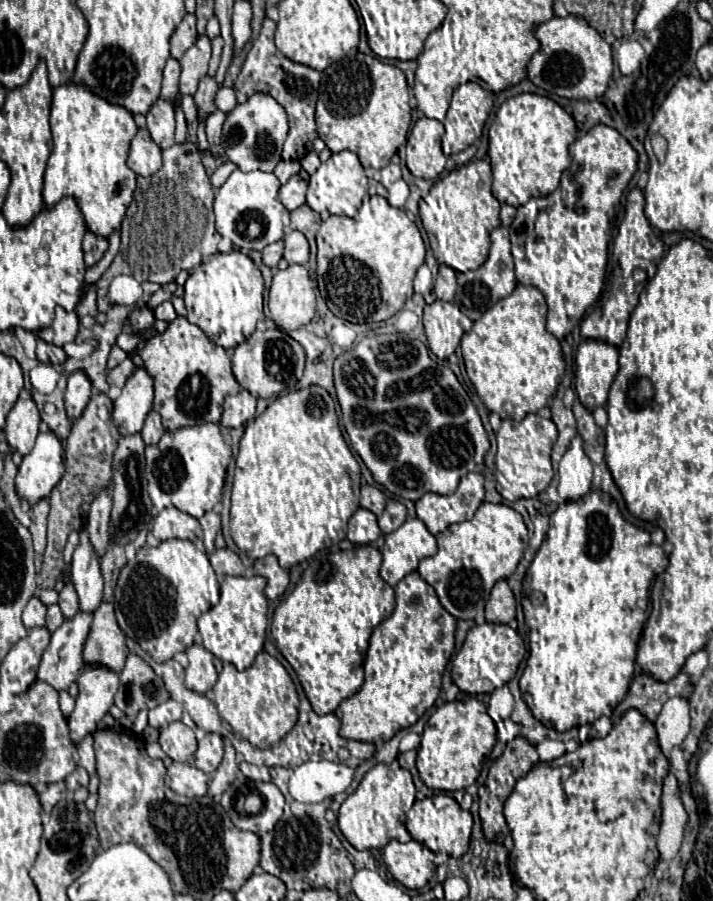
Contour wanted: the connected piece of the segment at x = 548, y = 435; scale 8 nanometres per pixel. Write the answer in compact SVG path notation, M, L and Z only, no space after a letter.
M526 415L522 421L504 419L496 439L498 439L498 453L496 453L496 489L506 501L518 501L522 497L536 497L540 491L544 491L552 481L552 463L550 463L550 451L558 437L556 425L550 419L544 419L540 415Z

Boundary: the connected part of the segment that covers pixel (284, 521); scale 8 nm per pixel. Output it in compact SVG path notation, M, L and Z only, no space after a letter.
M310 385L280 395L260 417L246 423L240 439L230 511L234 543L250 559L274 553L284 569L312 557L320 547L338 544L346 536L348 519L360 507L360 477L360 465L340 433L334 401L328 391L320 385Z

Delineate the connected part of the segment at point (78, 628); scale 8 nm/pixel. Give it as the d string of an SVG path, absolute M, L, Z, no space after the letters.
M78 611L52 633L52 641L42 655L38 679L56 691L68 689L84 667L84 643L92 625L92 613Z

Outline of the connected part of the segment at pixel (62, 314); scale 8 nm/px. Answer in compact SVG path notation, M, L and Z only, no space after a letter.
M56 307L56 315L50 327L44 327L38 331L38 337L44 339L46 343L62 347L64 343L74 341L78 333L78 317L74 311L64 311L62 307Z

